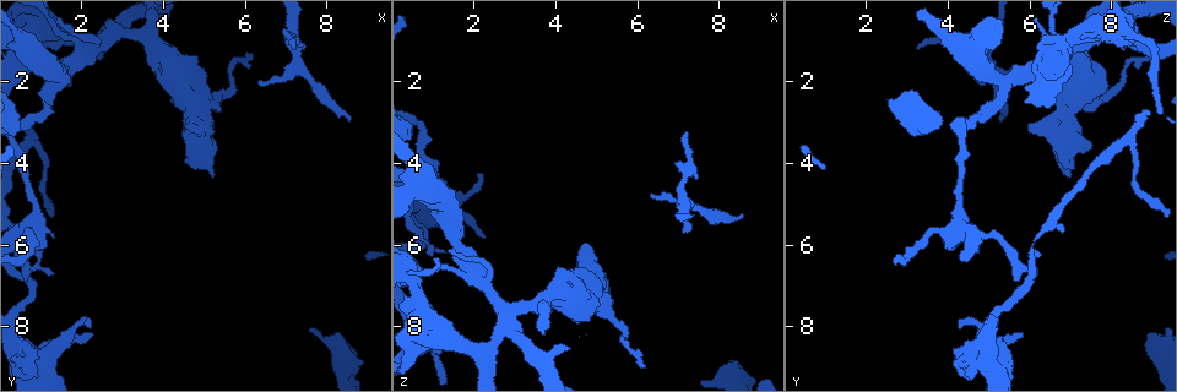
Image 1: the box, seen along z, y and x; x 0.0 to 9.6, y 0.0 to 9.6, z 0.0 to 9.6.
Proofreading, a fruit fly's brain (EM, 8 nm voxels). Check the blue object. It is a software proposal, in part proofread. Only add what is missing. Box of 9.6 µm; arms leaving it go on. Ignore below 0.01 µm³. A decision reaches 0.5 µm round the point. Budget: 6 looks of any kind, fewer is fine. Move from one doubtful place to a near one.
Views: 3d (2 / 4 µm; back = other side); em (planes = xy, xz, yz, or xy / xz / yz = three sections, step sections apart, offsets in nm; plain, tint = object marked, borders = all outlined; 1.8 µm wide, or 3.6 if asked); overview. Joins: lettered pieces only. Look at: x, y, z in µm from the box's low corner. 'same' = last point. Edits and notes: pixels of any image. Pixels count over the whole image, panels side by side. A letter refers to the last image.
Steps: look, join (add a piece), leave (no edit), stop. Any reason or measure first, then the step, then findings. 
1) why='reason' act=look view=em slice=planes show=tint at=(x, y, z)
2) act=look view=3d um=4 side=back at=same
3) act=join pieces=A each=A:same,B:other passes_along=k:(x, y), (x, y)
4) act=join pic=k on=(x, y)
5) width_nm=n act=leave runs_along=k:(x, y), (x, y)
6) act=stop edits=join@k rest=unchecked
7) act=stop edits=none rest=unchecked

why='three arms meet' act=look view=3d um=2 at=(7.35, 1.60, 5.50)

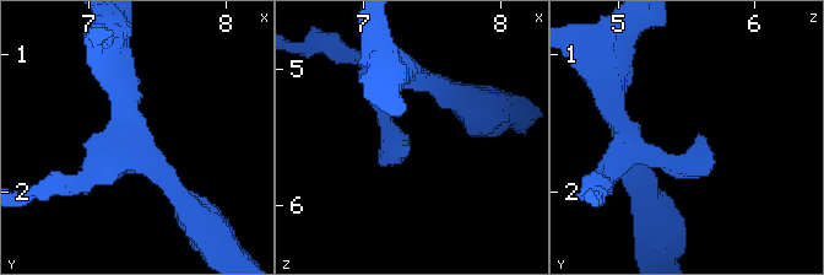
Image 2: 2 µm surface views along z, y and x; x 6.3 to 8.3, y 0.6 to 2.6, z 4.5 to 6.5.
arms=3 arm_widths_nm=180,190,220 act=look view=em slice=planes show=borders at=(7.32, 1.62, 5.54)

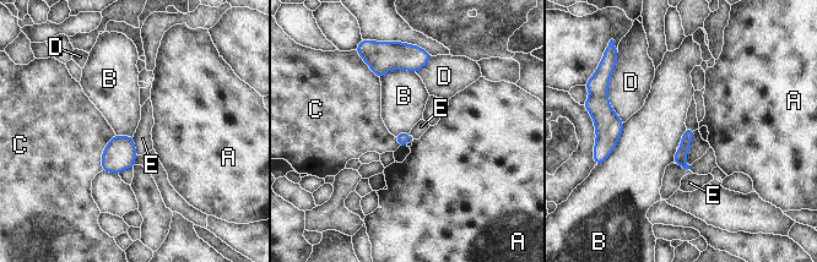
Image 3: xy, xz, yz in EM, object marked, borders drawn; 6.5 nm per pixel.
longest_contact=B:300nm act=leave each=A:other,B:other,C:other,D:other,E:other found='none of them fits'

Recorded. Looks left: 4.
why='free end' act=look view=em um=3.6 slice=planes show=borders at=(8.60, 2.90, 5.30)

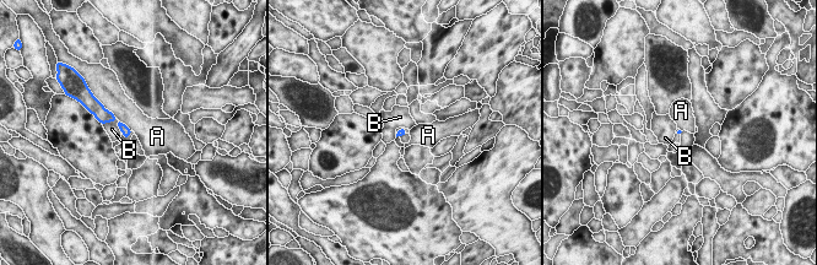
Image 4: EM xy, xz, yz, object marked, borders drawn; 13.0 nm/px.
act=leave each=A:other,B:other border=4:(101, 102), (115, 117) found='none of them fits'

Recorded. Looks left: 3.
why='free end' act=look view=3d um=2 side=back at=(6.20, 1.40, 9.05)

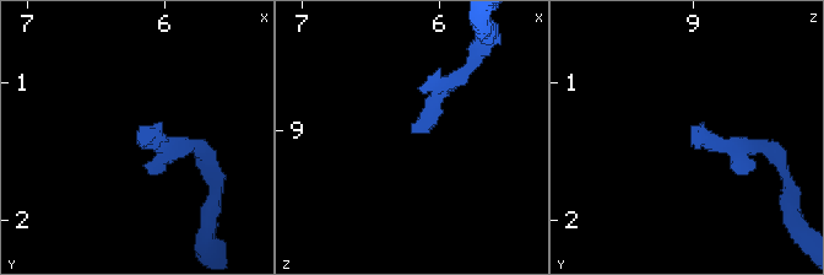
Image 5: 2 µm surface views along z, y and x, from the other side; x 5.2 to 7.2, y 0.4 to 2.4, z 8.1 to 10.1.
act=look view=em slice=planes show=borders at=(6.20, 1.38, 9.00)

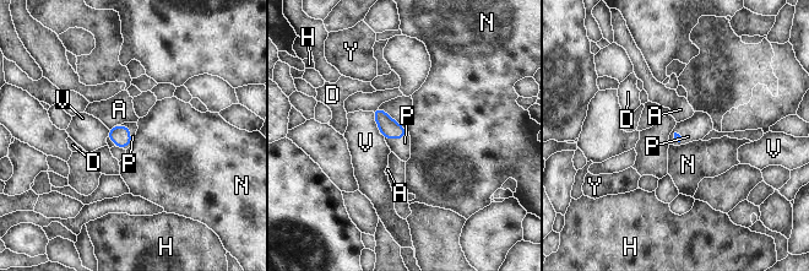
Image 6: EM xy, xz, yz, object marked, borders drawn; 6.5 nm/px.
act=join pieces=P each=A:other,D:other,H:other,N:other,P:same,V:other,Y:other passes_along=6:(390, 129), (397, 137), (401, 147) found='it goes on there'

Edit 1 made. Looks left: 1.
act=stop edits=join@6 rest=unchecked

